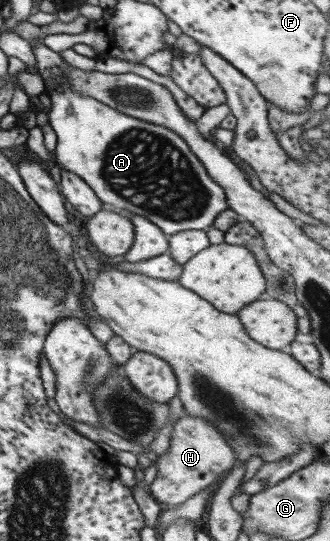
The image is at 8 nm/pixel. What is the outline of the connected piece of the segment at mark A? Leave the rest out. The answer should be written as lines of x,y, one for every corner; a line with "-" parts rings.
44,43
35,45
33,52
37,71
45,83
45,92
51,99
49,124
57,135
57,146
52,152
52,158
56,167
60,167
60,172
68,171
78,175
88,183
103,204
108,203
114,209
141,215
155,223
166,235
186,230
207,230
219,213
229,208
224,190
208,176
202,162
177,133
163,125
129,116
92,96
83,96
68,87
66,77
64,84
55,88
55,79
67,71
68,63
60,56
60,52
53,51

